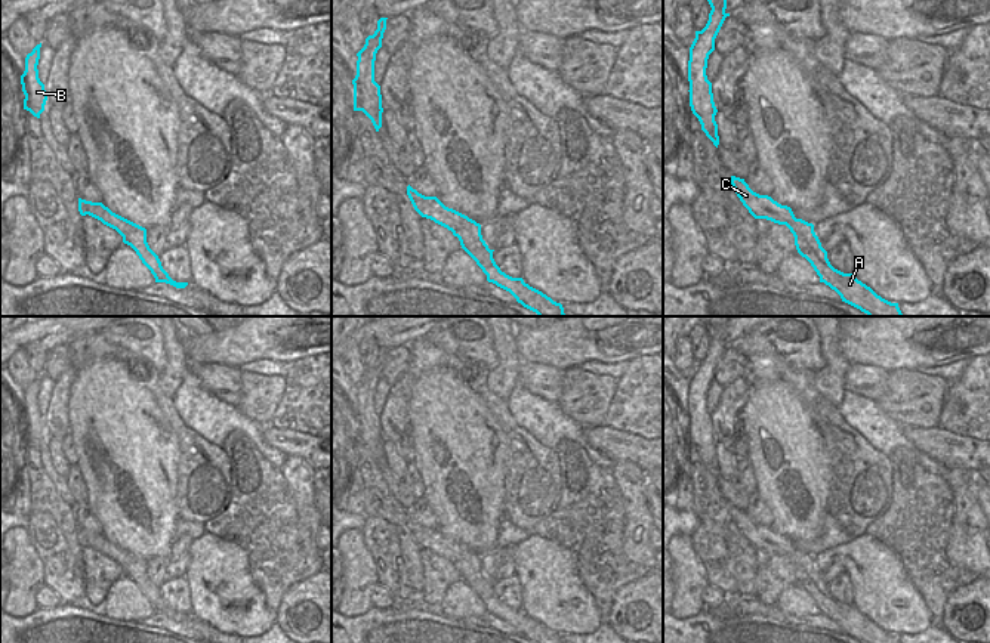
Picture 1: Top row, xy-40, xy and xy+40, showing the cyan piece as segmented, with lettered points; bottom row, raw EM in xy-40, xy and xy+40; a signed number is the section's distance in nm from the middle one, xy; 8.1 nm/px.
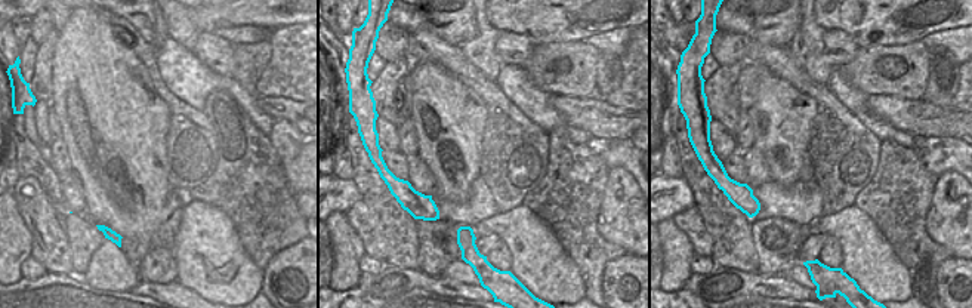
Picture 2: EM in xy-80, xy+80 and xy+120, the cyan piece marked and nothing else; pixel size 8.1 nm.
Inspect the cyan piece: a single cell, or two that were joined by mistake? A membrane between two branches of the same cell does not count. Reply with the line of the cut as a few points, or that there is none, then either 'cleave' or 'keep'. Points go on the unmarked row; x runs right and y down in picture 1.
no cut; keep

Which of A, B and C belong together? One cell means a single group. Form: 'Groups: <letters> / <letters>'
Groups: A B C

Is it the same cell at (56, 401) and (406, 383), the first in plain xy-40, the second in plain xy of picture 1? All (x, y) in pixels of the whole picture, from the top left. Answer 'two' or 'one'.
one

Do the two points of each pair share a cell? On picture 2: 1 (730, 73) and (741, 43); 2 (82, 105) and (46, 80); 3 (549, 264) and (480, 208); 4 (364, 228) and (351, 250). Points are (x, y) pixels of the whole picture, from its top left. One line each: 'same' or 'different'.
1: different
2: different
3: different
4: different

